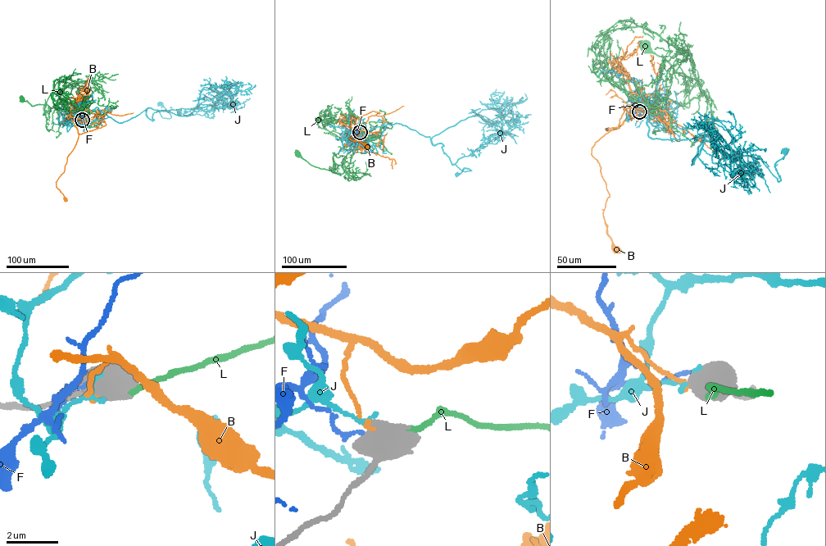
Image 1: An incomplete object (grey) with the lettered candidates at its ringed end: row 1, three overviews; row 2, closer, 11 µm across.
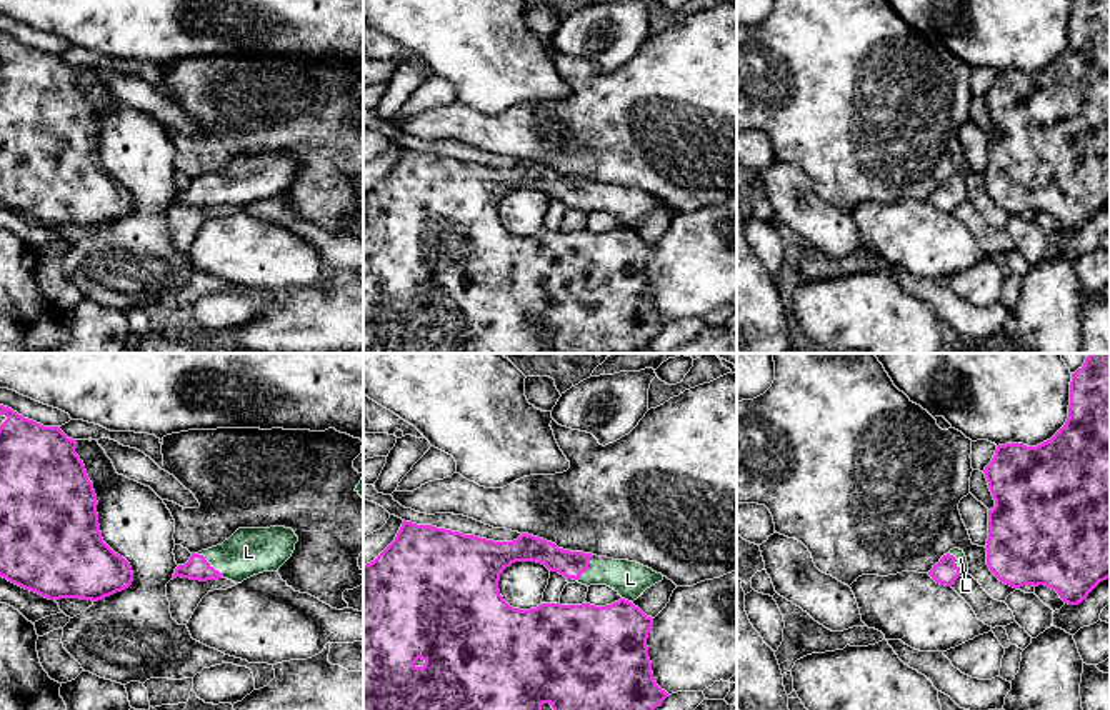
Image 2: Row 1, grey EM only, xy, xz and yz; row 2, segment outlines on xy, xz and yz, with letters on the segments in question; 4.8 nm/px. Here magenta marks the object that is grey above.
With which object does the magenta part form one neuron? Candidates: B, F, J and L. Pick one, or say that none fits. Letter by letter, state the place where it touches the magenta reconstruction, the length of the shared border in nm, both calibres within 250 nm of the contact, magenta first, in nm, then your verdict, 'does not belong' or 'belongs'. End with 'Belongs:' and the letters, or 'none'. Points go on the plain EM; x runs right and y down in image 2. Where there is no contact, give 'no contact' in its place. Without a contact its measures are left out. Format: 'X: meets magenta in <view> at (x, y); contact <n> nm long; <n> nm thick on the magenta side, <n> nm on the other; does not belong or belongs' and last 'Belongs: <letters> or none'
B: no contact; does not belong
F: no contact; does not belong
J: no contact; does not belong
L: meets magenta in xz at (584, 197); contact 180 nm long; 180 nm thick on the magenta side, 170 nm on the other; belongs
Belongs: L

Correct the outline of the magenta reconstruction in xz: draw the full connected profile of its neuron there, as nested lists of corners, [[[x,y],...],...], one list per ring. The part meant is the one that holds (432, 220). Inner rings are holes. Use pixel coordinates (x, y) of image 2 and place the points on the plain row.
[[[403,147],[395,167],[373,188],[363,192],[363,353],[635,353],[637,350],[647,348],[668,320],[657,312],[648,285],[647,265],[653,245],[647,243],[632,228],[662,207],[662,200],[637,188],[563,177],[552,168],[528,160],[522,160],[513,168],[493,168]],[[515,188],[542,190],[550,198],[563,202],[568,210],[578,208],[587,213],[607,212],[622,225],[605,233],[590,230],[542,230],[530,237],[513,235],[500,222],[498,207],[503,197]]]

